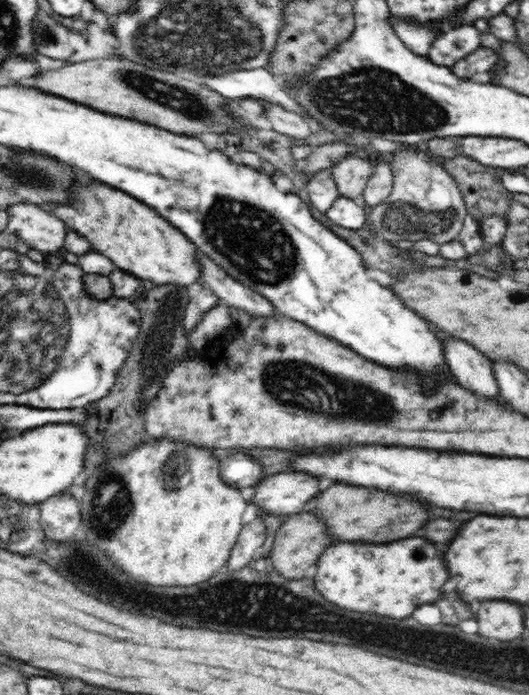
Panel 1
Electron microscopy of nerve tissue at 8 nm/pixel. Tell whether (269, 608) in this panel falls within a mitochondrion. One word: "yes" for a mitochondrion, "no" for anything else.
yes

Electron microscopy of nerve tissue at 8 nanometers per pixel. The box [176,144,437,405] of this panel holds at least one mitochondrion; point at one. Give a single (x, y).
(237, 229)

